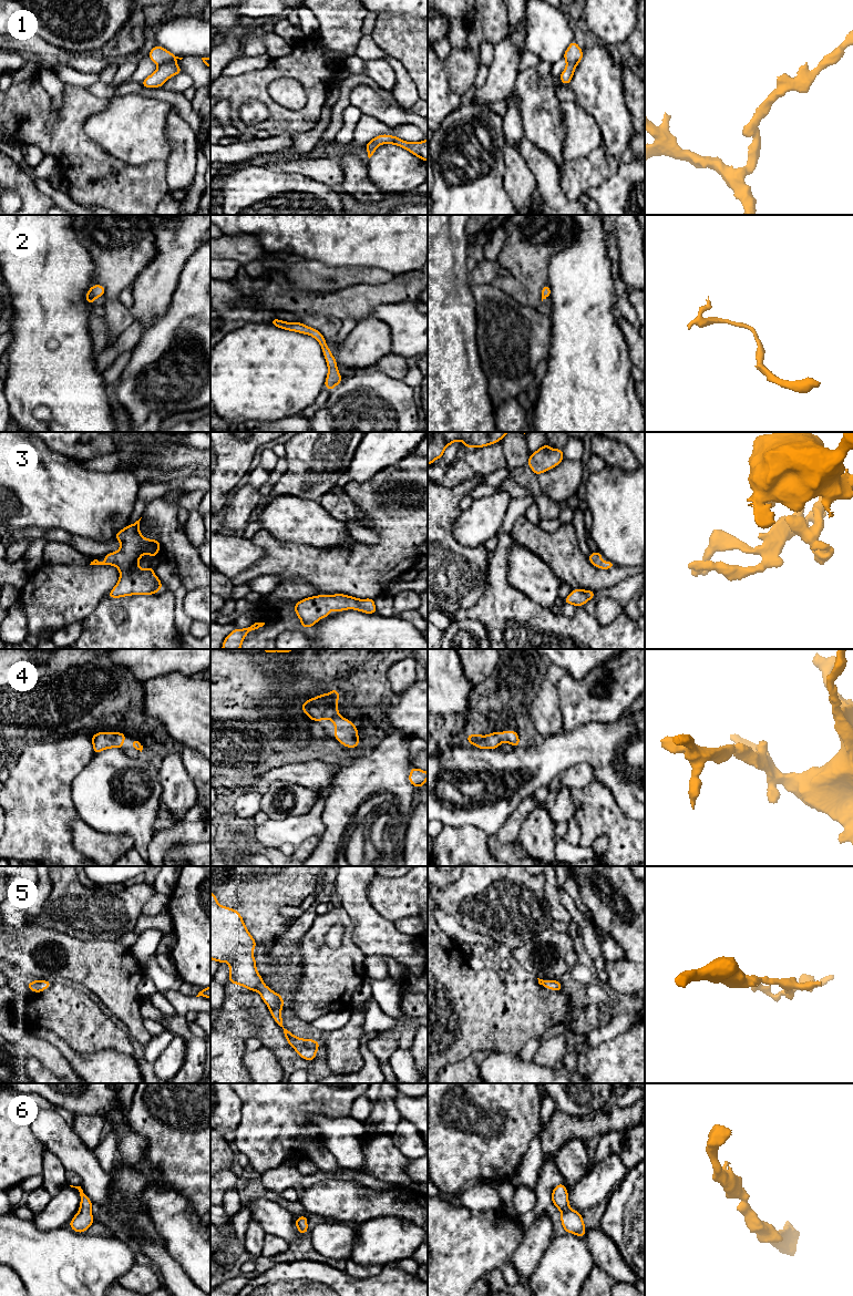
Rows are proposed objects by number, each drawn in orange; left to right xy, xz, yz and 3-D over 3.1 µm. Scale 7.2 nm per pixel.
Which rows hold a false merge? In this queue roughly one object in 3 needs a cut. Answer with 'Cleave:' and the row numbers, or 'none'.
Cleave: none

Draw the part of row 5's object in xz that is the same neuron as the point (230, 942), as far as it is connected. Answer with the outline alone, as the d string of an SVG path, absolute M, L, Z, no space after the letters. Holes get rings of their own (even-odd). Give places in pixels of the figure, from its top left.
M210 892L210 959L229 964L228 978L232 985L258 991L290 1047L300 1058L312 1061L320 1045L317 1040L296 1037L284 1027L281 1008L285 1002L281 995L264 985L251 954L256 947L256 940L247 930L241 915L234 908L219 905L216 895Z

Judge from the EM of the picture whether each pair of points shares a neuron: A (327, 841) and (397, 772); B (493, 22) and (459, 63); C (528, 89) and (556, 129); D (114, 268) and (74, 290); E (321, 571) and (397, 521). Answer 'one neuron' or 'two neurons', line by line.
A: one neuron
B: one neuron
C: one neuron
D: two neurons
E: one neuron

